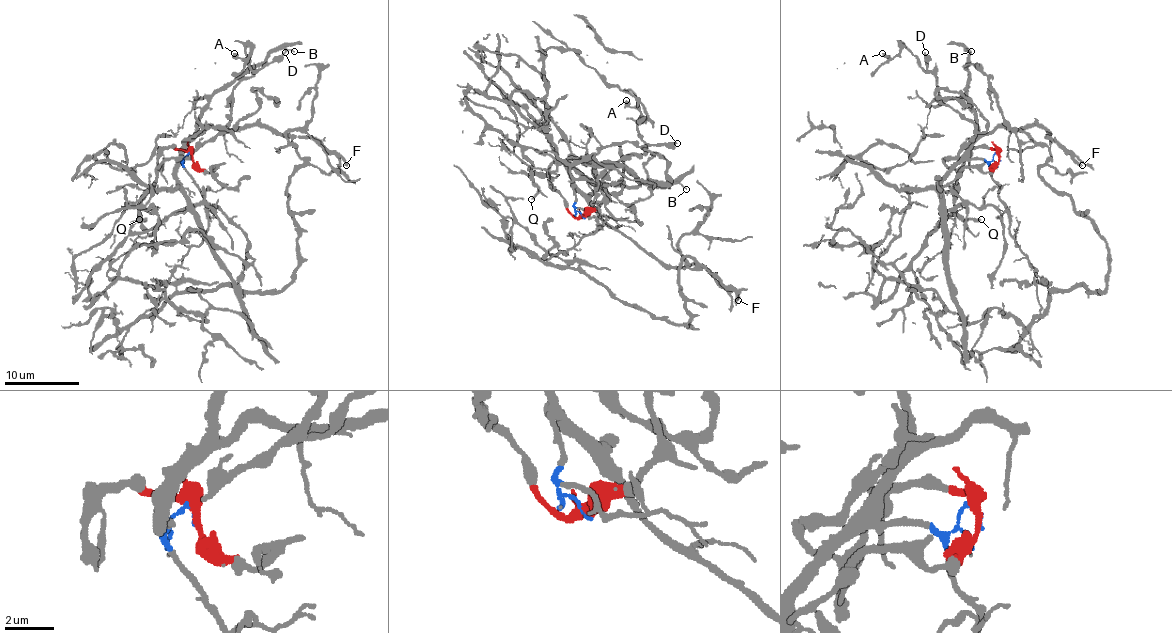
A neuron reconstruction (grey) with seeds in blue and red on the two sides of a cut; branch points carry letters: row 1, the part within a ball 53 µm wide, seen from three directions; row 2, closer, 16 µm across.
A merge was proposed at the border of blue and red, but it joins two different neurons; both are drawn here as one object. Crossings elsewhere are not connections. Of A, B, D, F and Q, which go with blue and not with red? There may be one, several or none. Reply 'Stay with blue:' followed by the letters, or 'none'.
Stay with blue: B, F

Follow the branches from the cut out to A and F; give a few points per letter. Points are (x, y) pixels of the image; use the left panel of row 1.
A: (191, 155), (167, 148), (157, 168), (227, 125), (232, 89), (253, 72), (247, 46), (234, 54)
F: (191, 155), (182, 161), (182, 148), (208, 127), (264, 125), (281, 134), (309, 136), (345, 164)

